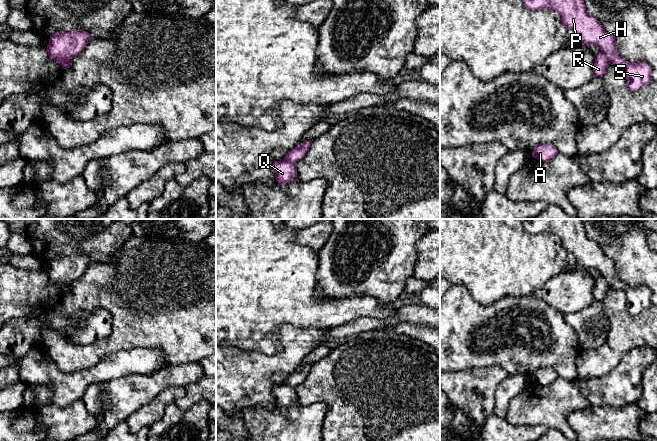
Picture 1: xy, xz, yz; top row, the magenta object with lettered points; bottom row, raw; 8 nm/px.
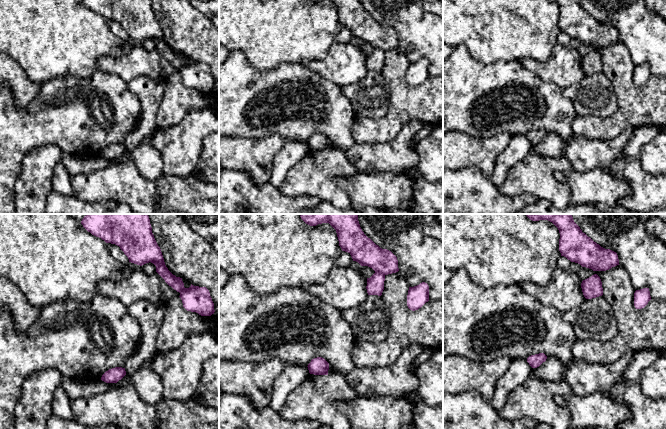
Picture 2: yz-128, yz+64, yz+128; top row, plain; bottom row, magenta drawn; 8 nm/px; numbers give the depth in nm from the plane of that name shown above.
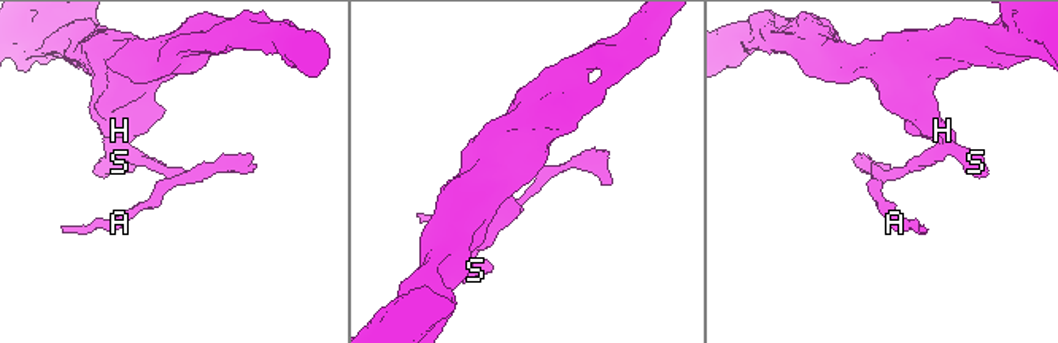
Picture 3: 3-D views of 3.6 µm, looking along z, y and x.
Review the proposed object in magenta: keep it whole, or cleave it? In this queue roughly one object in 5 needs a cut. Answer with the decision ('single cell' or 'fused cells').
fused cells

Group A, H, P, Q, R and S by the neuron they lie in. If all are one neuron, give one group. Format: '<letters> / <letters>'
A R / H P Q S

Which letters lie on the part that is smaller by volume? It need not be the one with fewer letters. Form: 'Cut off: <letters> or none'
Cut off: A, R

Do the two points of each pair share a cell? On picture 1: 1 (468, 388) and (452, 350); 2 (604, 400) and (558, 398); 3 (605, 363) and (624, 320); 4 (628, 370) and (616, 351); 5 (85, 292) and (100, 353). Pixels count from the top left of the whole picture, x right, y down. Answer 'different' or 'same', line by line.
1: different
2: different
3: same
4: different
5: same

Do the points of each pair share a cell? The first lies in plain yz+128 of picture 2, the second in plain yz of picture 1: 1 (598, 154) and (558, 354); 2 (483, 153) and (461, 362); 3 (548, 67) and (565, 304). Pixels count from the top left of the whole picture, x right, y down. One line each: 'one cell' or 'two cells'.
1: two cells
2: two cells
3: one cell

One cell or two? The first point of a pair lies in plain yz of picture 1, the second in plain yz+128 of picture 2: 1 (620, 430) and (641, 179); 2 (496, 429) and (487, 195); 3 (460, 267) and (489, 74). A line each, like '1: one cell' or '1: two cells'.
1: two cells
2: one cell
3: two cells

